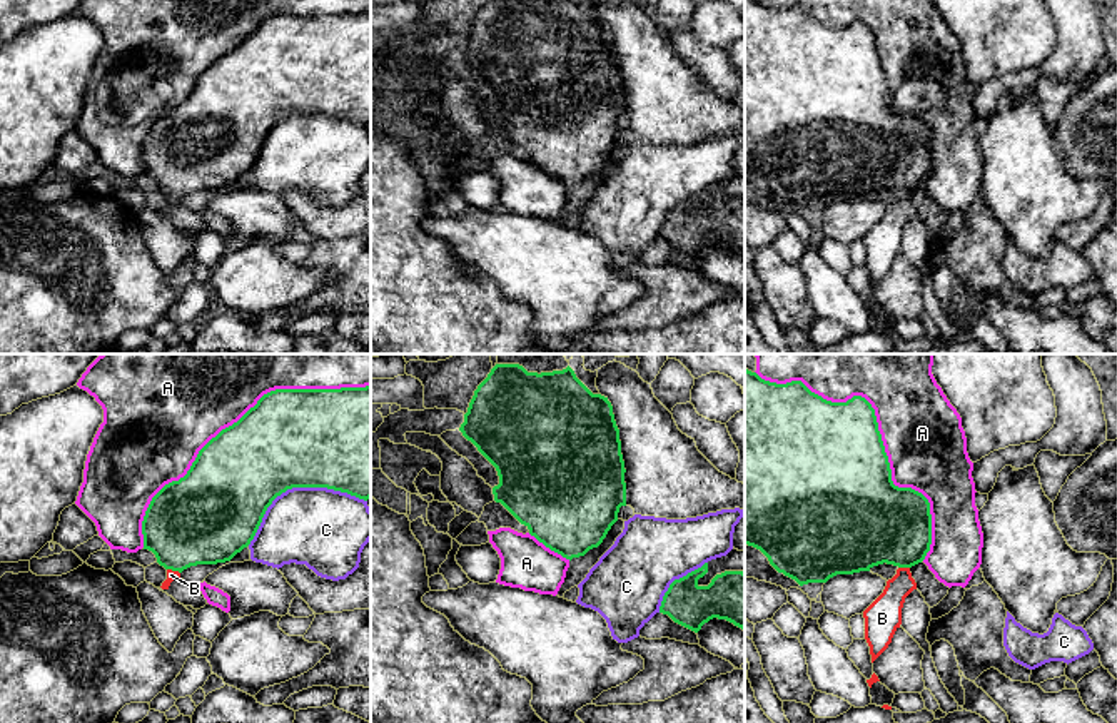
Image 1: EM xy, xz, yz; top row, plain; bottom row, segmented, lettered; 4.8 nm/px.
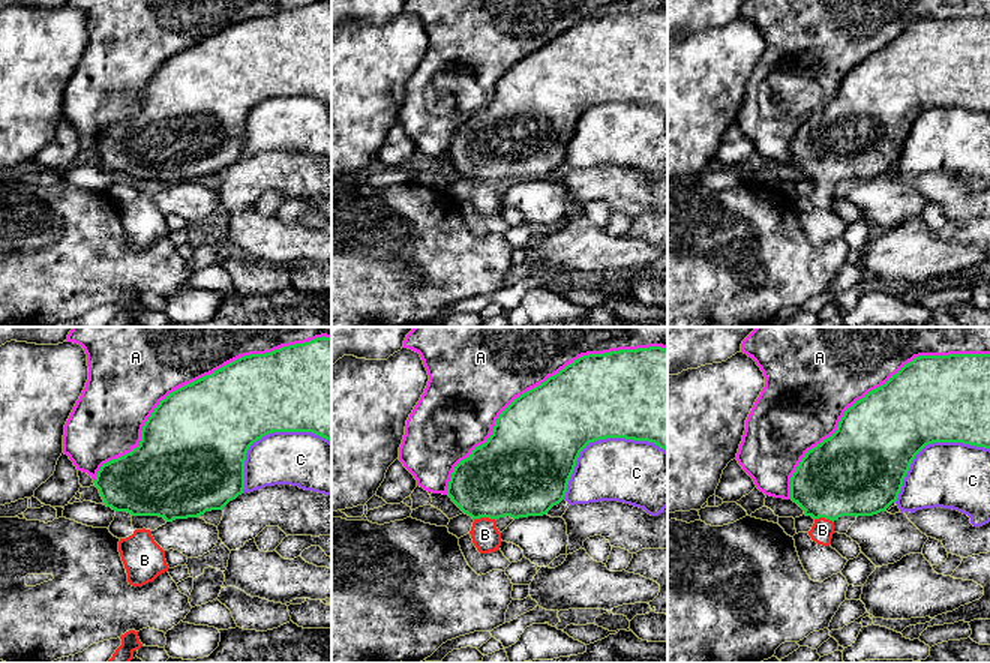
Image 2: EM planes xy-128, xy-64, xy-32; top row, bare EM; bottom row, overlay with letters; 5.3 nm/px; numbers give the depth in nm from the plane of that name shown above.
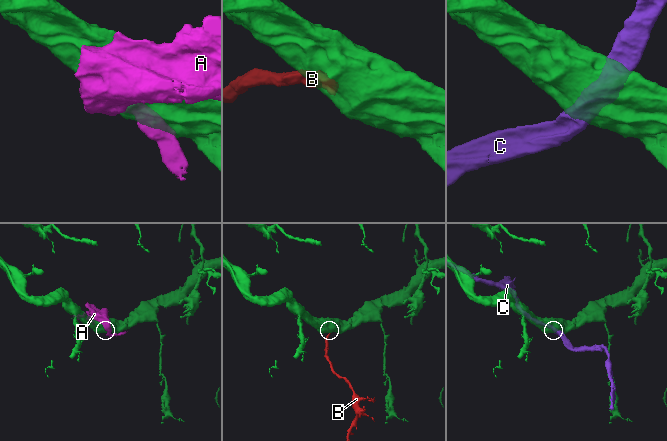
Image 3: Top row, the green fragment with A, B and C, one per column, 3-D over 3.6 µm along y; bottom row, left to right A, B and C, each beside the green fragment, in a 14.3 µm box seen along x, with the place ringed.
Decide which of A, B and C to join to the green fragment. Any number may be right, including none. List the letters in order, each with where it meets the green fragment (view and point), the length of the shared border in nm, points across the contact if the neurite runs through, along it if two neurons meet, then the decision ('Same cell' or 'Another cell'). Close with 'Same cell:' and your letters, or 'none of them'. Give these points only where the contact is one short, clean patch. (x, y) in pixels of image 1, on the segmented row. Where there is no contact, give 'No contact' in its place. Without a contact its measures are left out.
A: Touches green at yz (879, 433). Shared border 1200 nm. Another cell
B: Touches green at xy (174, 570). Shared border 70 nm. Path across: xy (191, 521), (179, 538), (174, 570), (171, 575). Same cell
C: Touches green at xy (298, 486). Shared border 600 nm. Another cell
Same cell: B

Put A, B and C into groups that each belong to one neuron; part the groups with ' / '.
A / B / C

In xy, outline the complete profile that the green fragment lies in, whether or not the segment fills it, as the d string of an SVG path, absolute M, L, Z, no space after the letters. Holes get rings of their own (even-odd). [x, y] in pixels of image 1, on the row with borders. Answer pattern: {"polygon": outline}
{"polygon": "M371 386L341 389L275 389L264 394L257 404L250 407L237 422L222 429L215 437L212 437L199 451L187 474L179 481L165 484L152 498L145 511L142 521L144 549L152 551L157 558L157 563L167 569L167 579L160 588L169 589L170 583L180 578L180 573L190 566L230 561L237 553L250 544L272 501L292 488L327 488L347 493L364 501L371 498Z"}

